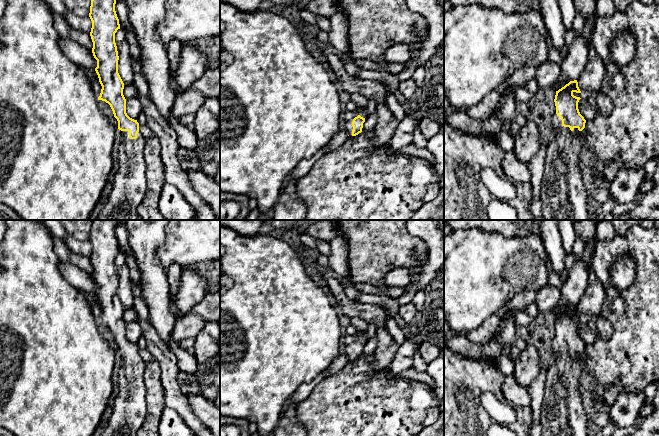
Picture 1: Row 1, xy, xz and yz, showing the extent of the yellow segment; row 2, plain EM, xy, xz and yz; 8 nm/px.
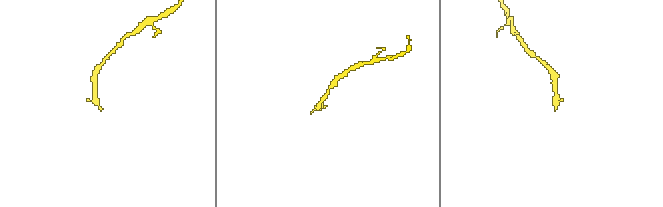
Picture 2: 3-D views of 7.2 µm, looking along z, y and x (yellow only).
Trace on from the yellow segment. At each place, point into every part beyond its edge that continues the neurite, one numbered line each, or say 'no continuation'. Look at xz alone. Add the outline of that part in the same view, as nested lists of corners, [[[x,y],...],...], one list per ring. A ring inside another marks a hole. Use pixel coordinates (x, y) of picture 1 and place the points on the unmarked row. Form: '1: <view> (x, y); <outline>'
1: xz (352, 334); [[[350,325],[347,330],[345,331],[345,335],[341,338],[341,344],[345,348],[345,355],[351,361],[352,360],[352,346],[355,341],[360,339],[363,342],[368,341],[368,336],[365,332],[359,331],[354,326]]]

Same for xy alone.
1: xy (129, 411); [[[120,354],[120,364],[112,415],[100,436],[137,436],[146,417],[146,386],[144,383],[146,363],[140,355],[136,363],[131,363],[128,355]]]

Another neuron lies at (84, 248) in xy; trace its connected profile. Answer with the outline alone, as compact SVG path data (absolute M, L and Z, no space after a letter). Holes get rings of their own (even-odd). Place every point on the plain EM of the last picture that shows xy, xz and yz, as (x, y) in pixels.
M67 235L65 244L73 253L76 253L85 257L91 256L92 245L89 240L80 241L70 235Z

